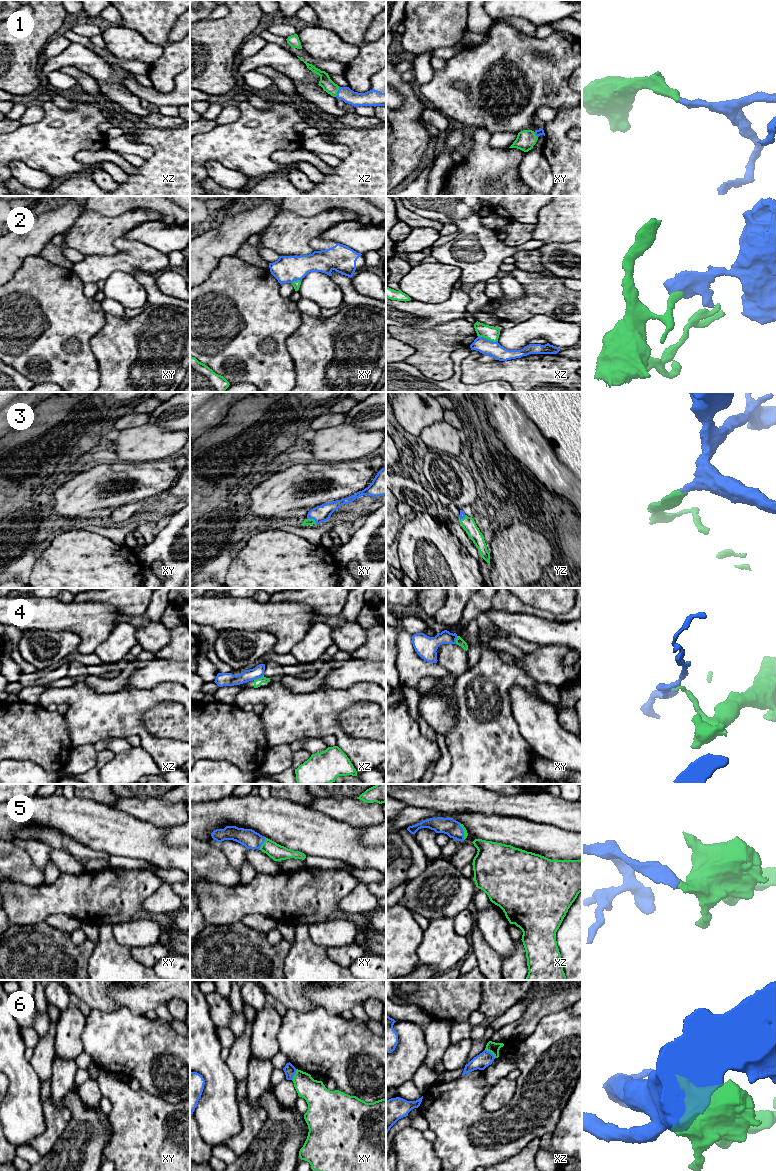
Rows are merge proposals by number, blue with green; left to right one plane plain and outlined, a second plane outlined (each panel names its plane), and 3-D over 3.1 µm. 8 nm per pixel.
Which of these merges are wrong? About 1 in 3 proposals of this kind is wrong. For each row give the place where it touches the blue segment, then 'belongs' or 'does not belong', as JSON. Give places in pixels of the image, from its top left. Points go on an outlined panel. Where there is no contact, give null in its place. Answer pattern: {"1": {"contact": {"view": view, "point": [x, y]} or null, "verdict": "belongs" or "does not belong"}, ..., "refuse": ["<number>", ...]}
{"1": {"contact": {"view": "xz", "point": [338, 91]}, "verdict": "belongs"}, "2": {"contact": {"view": "xz", "point": [487, 339]}, "verdict": "does not belong"}, "3": {"contact": {"view": "xy", "point": [312, 518]}, "verdict": "belongs"}, "4": {"contact": {"view": "xz", "point": [258, 678]}, "verdict": "does not belong"}, "5": {"contact": {"view": "xy", "point": [262, 843]}, "verdict": "belongs"}, "6": {"contact": {"view": "xz", "point": [490, 1052]}, "verdict": "does not belong"}, "refuse": ["2", "4", "6"]}

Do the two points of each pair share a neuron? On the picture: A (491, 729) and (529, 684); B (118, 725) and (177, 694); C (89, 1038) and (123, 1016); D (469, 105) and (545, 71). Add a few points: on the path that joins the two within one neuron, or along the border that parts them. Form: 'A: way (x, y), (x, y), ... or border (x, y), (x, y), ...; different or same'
A: way (491, 713), (491, 701), (513, 681); same
B: way (133, 710), (144, 699), (162, 694); same
C: way (97, 1038), (101, 1038), (115, 1024); same
D: way (488, 90), (500, 77), (526, 72); same

